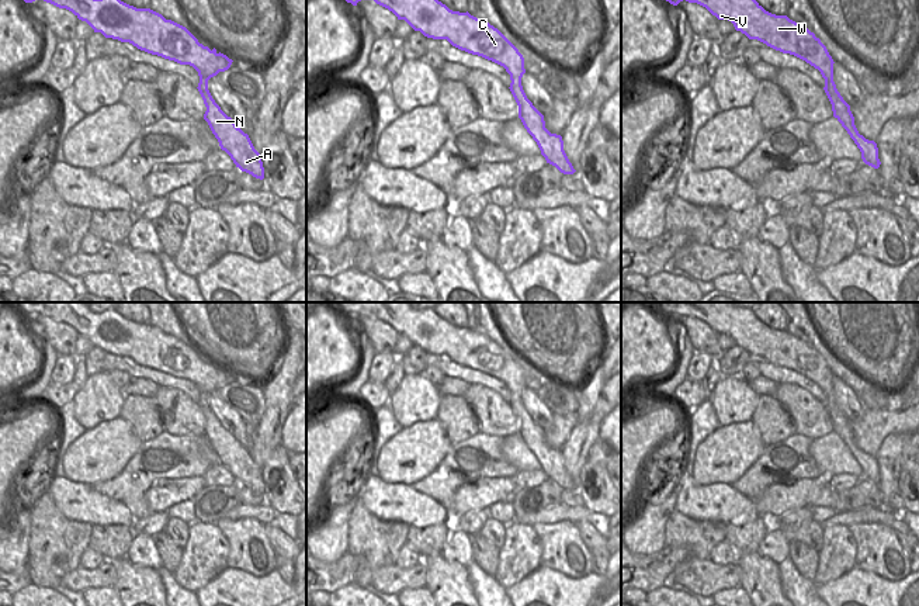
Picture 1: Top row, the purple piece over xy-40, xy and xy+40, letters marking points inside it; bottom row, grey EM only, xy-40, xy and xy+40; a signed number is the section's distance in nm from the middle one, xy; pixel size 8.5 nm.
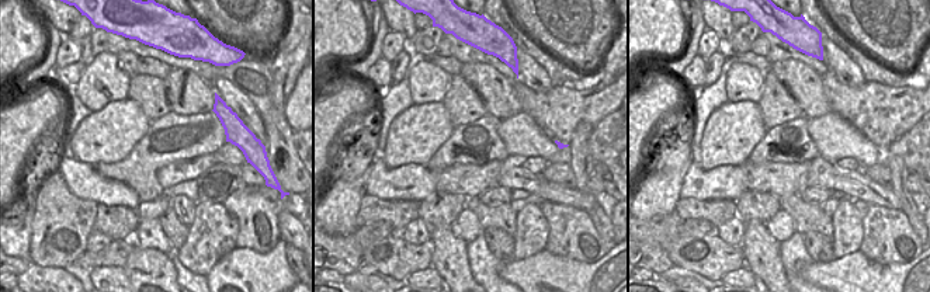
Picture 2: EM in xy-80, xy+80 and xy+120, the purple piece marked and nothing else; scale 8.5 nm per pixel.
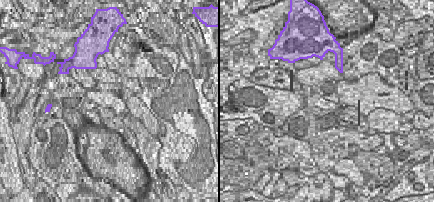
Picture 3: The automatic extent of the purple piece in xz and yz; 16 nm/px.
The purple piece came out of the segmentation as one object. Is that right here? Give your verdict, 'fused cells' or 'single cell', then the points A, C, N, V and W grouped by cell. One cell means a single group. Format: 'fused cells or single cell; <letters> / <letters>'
single cell; A C N V W

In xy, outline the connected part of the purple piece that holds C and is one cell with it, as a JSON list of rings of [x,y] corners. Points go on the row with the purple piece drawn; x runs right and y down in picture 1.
[[[374,0],[405,20],[415,31],[433,39],[447,39],[452,46],[482,56],[506,69],[510,75],[510,91],[519,105],[519,118],[537,142],[547,163],[563,174],[576,170],[569,162],[561,135],[545,128],[544,115],[527,98],[521,77],[526,73],[524,58],[519,49],[493,25],[474,15],[450,10],[438,0]]]

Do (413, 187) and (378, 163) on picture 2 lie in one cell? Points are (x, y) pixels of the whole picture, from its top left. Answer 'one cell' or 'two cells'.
one cell

